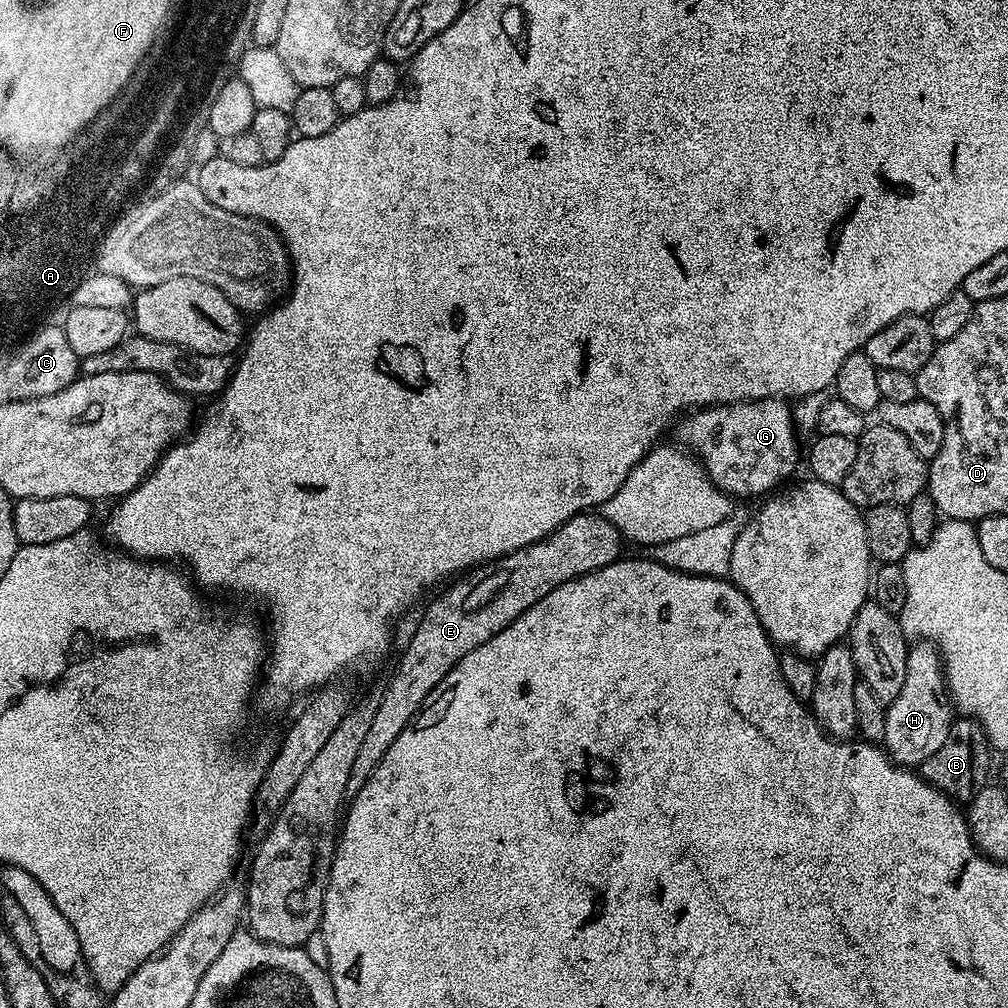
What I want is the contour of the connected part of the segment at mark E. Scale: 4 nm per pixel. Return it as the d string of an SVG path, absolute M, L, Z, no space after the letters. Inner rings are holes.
M592 510L581 512L558 526L558 530L554 530L546 538L495 561L496 580L500 585L496 588L495 578L488 576L477 586L476 592L480 596L492 596L496 592L496 596L490 597L481 608L475 608L476 596L468 584L460 584L457 588L450 589L445 596L438 597L425 610L408 649L401 654L400 665L397 666L388 689L379 693L380 701L378 710L374 710L374 722L370 722L366 738L362 738L358 758L354 758L350 782L346 782L348 793L354 794L370 778L376 764L382 762L394 738L398 738L400 731L412 721L430 690L434 690L434 686L442 682L444 675L462 657L510 626L514 618L518 618L531 604L550 594L550 590L562 586L562 582L570 582L621 559L620 543L620 531L604 515Z

